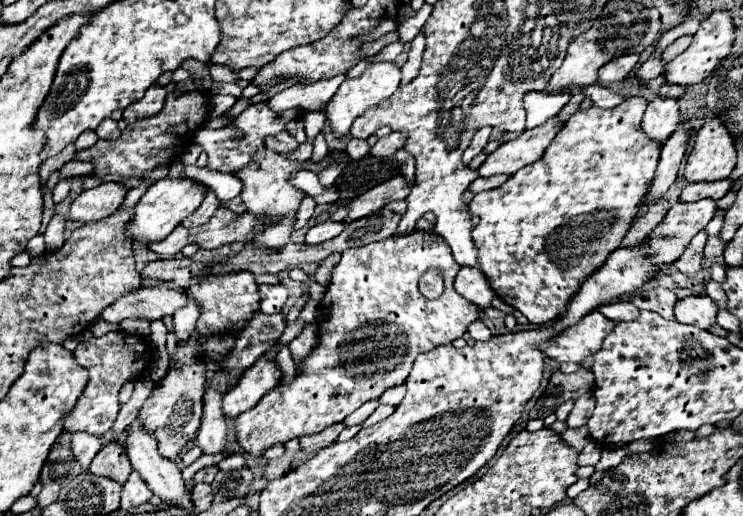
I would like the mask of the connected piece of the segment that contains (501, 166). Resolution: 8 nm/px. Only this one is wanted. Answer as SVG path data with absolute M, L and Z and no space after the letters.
M557 115L541 123L539 127L521 133L513 141L503 143L497 151L493 151L487 161L479 167L479 175L489 177L489 175L513 175L525 165L535 163L537 159L543 157L545 149L553 141L553 137L561 131L565 121L561 121Z

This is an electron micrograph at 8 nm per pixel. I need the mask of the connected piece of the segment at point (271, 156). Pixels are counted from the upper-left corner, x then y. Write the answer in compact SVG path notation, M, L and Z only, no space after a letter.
M309 141L299 145L289 155L281 155L281 153L275 153L275 151L265 147L265 149L257 151L253 155L253 161L245 169L241 169L241 173L233 173L243 183L241 199L247 207L247 211L253 213L253 215L263 215L265 219L273 221L273 223L267 225L267 229L261 235L257 235L249 243L257 243L257 245L263 245L263 247L269 247L269 249L277 249L277 247L281 247L289 241L291 229L293 229L293 223L295 223L295 213L297 213L299 203L303 199L303 191L293 187L289 183L289 179L295 171L299 171L299 163L303 163L311 157L311 151L313 151L313 145Z

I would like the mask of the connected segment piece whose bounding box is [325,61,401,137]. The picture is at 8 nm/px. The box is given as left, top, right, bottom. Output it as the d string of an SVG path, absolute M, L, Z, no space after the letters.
M379 61L379 63L371 63L359 77L355 79L345 79L339 87L339 91L333 95L325 115L331 121L331 129L335 131L337 137L343 137L349 133L351 123L369 107L385 101L389 95L395 93L395 89L399 87L401 81L401 69L393 63L393 61Z

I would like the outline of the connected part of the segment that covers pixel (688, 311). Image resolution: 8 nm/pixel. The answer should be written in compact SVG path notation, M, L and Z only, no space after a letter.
M685 297L675 305L675 319L679 323L695 325L699 329L709 329L715 325L717 305L705 297Z

